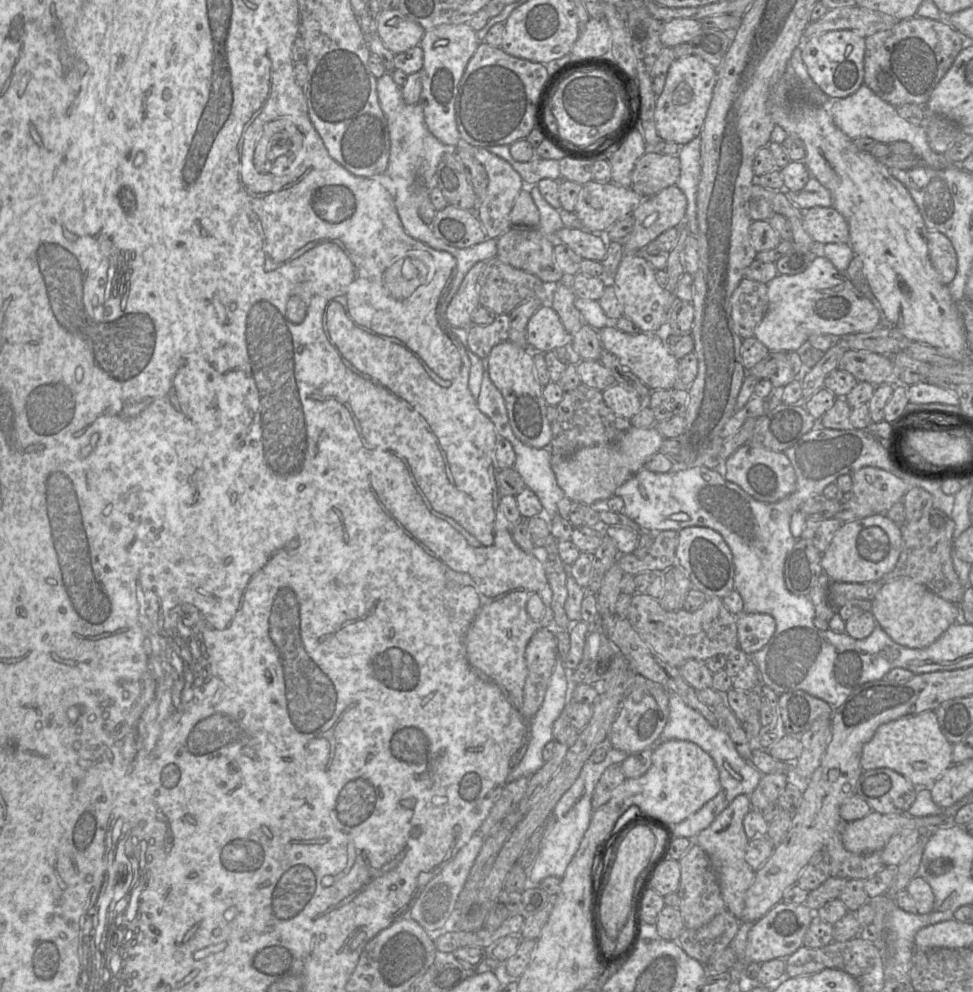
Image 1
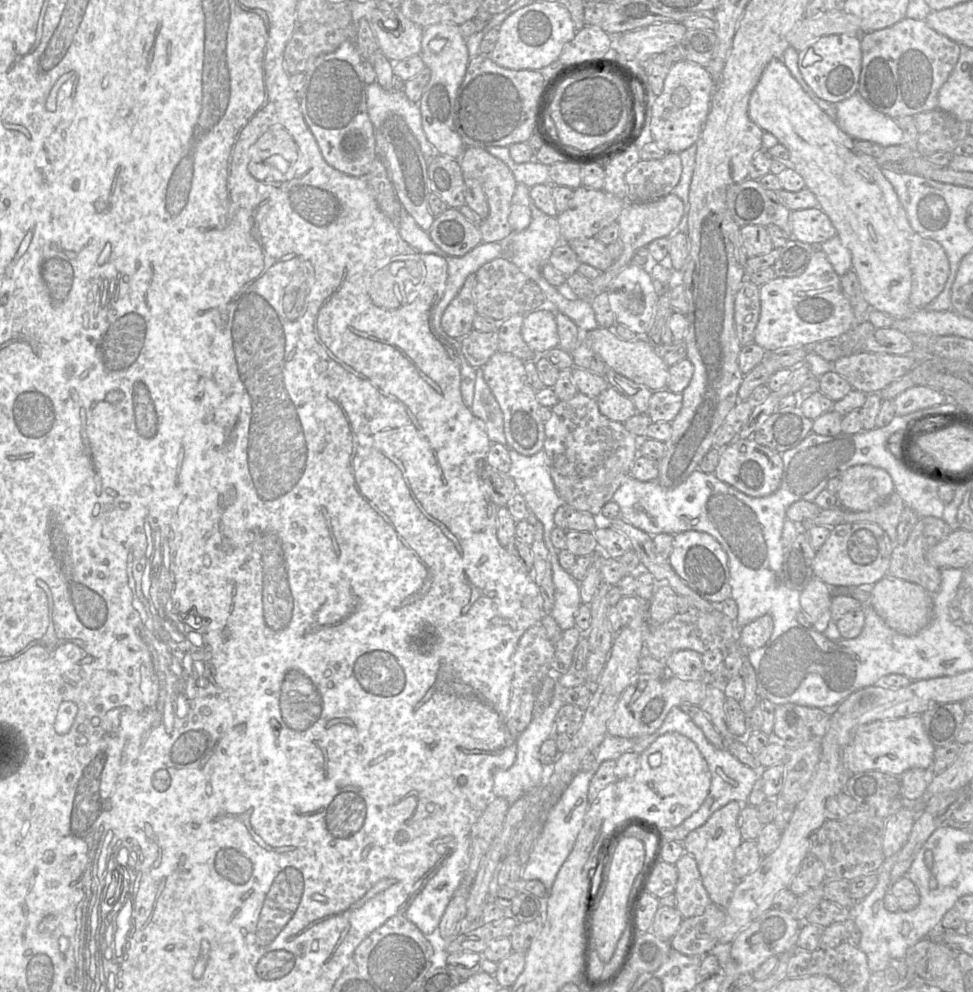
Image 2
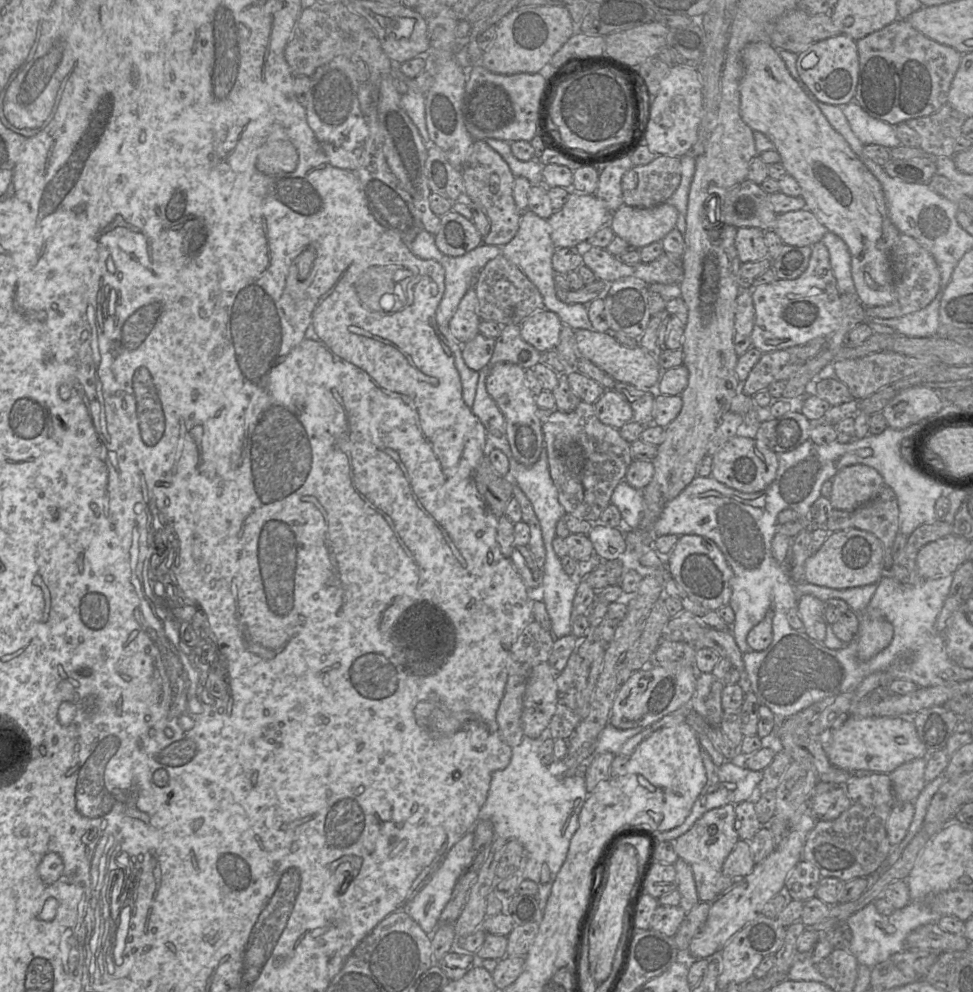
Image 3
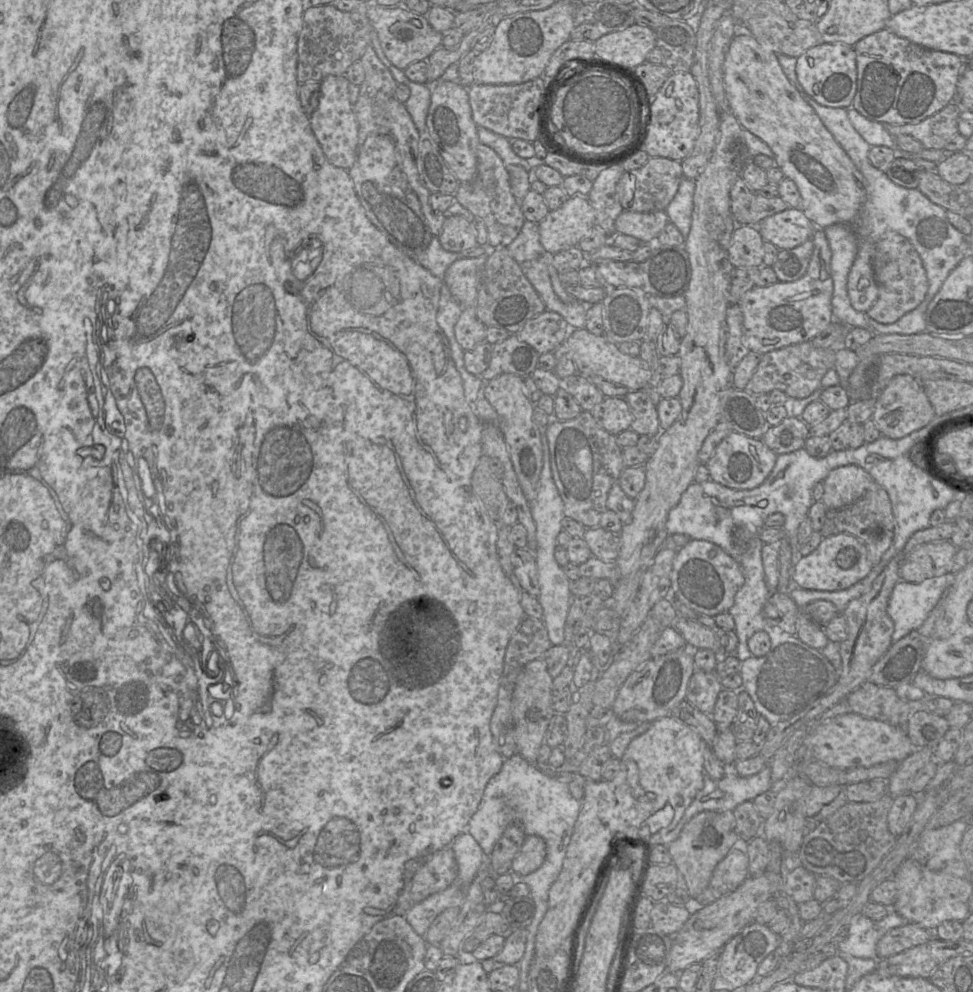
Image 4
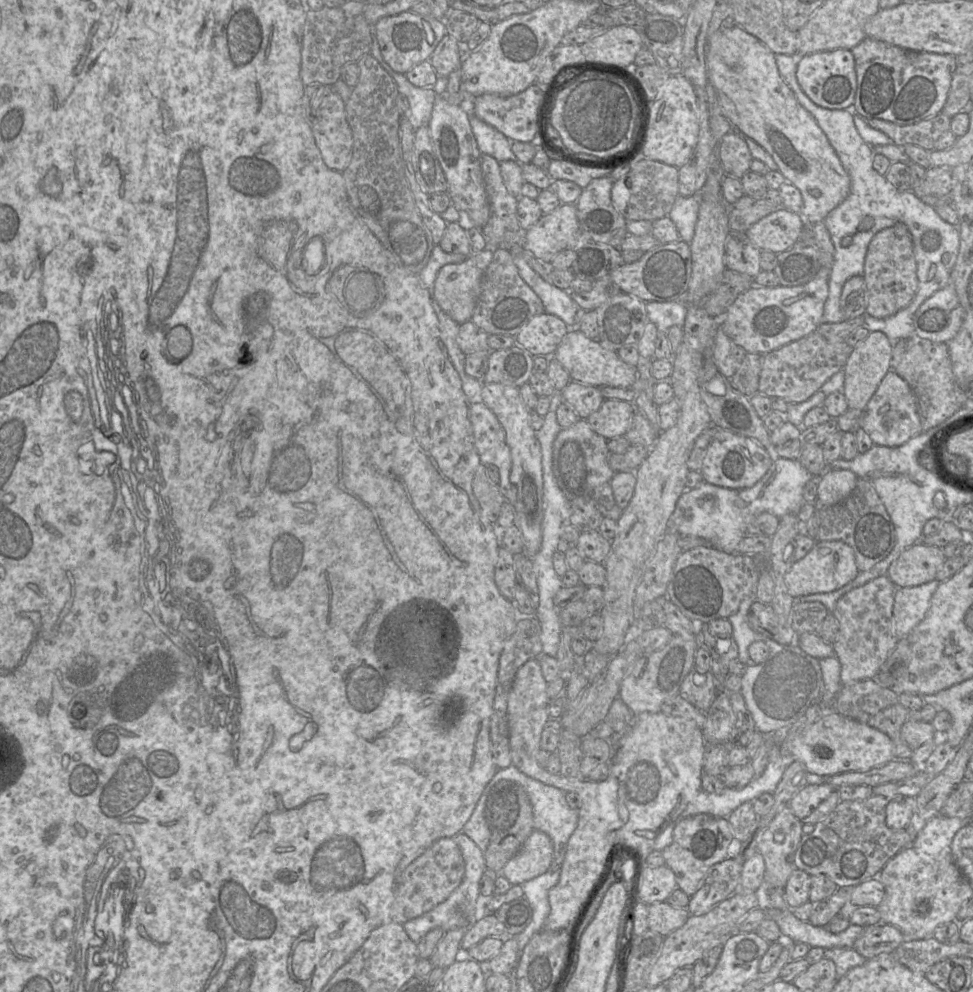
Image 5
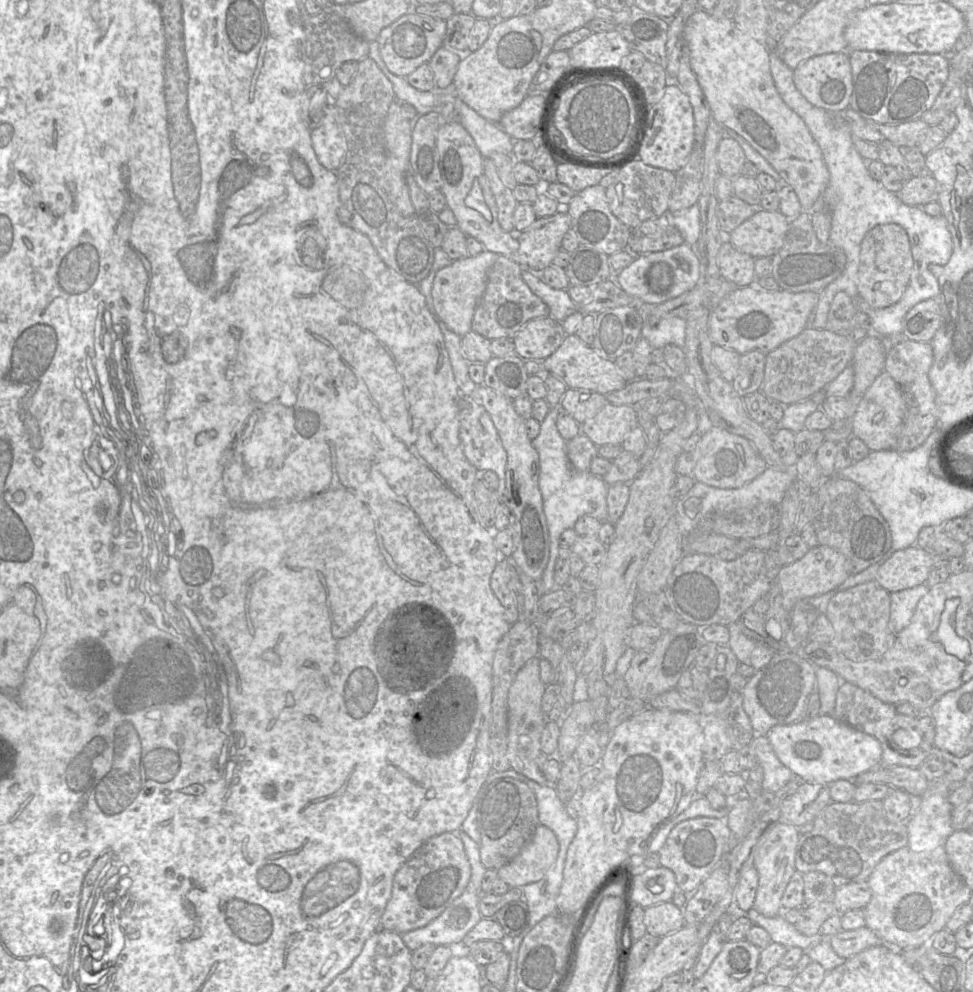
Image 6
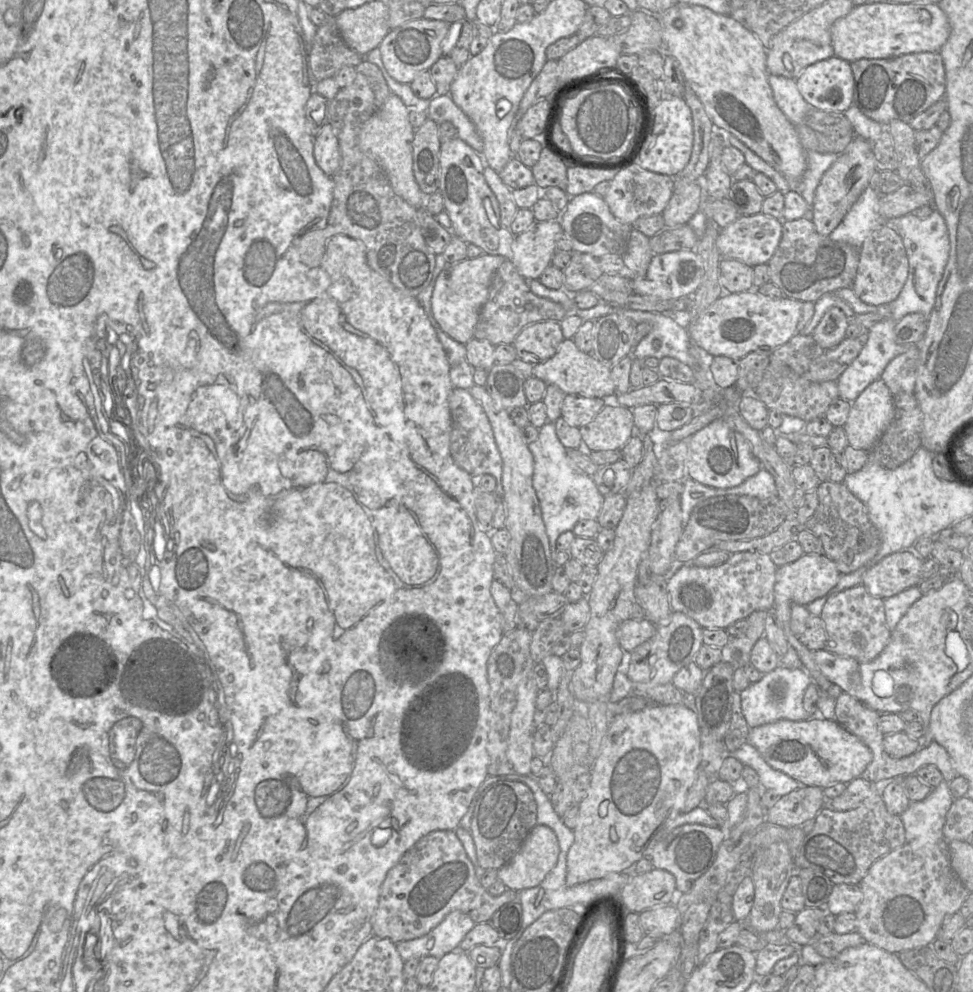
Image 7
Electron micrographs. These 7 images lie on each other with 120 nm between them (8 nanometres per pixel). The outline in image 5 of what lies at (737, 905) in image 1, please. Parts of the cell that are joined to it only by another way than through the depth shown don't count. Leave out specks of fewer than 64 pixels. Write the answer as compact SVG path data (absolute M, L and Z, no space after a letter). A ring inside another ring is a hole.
M700 813L680 820L674 827L672 843L662 850L665 865L674 872L678 888L688 896L693 896L709 869L728 857L728 849L733 840L734 836L727 818Z

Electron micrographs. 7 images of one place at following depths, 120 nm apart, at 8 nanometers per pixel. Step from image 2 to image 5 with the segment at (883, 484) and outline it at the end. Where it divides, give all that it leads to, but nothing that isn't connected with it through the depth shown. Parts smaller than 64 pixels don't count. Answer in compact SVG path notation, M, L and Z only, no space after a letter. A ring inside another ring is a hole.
M829 469L819 478L817 503L819 506L834 505L854 490L857 475L848 469Z

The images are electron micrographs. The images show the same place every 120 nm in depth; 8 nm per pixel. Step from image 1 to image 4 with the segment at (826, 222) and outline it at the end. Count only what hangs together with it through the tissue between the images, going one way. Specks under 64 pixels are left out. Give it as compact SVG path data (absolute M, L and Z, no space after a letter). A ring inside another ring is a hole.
M788 208L760 221L757 229L764 241L788 250L811 239L817 227L800 208Z

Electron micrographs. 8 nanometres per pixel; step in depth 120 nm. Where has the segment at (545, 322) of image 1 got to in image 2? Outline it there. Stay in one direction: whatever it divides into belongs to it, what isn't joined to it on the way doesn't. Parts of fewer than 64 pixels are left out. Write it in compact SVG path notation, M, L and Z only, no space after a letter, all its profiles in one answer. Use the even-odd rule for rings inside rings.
M536 309L524 316L521 335L528 347L538 355L558 347L559 335L555 314Z

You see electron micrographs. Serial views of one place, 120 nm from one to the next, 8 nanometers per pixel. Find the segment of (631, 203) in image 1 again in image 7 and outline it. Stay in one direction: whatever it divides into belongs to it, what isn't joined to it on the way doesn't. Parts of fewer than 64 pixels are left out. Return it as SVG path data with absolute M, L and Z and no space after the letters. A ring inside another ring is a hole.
M559 219L536 221L530 229L514 237L509 260L526 280L539 279L551 265L558 234L561 232L563 230Z

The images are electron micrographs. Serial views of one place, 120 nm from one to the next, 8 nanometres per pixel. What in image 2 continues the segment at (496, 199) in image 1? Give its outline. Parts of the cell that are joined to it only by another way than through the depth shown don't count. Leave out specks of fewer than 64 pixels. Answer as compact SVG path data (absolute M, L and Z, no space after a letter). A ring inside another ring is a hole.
M465 147L459 164L464 178L477 180L486 195L489 212L479 225L482 242L504 243L512 233L509 214L512 196L517 185L511 170L502 160L480 147Z

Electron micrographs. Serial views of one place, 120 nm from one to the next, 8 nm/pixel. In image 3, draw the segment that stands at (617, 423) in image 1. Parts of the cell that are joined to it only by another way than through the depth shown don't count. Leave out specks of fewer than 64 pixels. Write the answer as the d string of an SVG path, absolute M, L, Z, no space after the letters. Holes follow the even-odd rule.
M581 401L577 408L570 413L564 413L559 410L554 409L552 414L548 418L548 420L542 424L542 432L544 434L544 442L545 448L547 450L547 457L548 457L548 467L550 471L551 479L554 482L554 485L558 491L558 500L560 504L563 506L566 513L572 514L577 518L584 519L591 523L598 523L599 518L602 512L610 505L611 496L613 494L614 489L617 485L625 480L625 475L629 465L632 463L633 459L630 455L630 445L631 443L624 440L618 429L611 427L609 425L603 424L597 415L595 414L595 409L593 404L589 404L586 402Z

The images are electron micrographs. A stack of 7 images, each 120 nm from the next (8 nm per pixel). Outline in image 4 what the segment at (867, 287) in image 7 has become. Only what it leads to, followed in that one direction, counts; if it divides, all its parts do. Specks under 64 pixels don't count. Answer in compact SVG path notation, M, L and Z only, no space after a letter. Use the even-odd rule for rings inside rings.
M896 232L884 234L875 243L872 267L878 287L878 297L866 312L869 317L882 324L891 324L922 303L929 283L921 258L906 237Z

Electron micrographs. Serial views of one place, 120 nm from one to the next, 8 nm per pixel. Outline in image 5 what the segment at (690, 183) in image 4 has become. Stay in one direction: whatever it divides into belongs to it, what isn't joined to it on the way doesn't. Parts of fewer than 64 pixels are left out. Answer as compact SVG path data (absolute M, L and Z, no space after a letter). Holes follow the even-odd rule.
M701 190L688 197L678 195L667 215L676 226L680 240L688 244L694 236L701 201Z

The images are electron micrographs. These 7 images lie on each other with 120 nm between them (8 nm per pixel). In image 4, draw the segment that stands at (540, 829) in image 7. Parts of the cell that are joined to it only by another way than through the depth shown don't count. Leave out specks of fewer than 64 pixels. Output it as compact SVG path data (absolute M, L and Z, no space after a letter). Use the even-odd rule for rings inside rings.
M526 836L519 852L512 861L511 872L517 876L525 876L541 867L546 858L546 844L543 838Z

